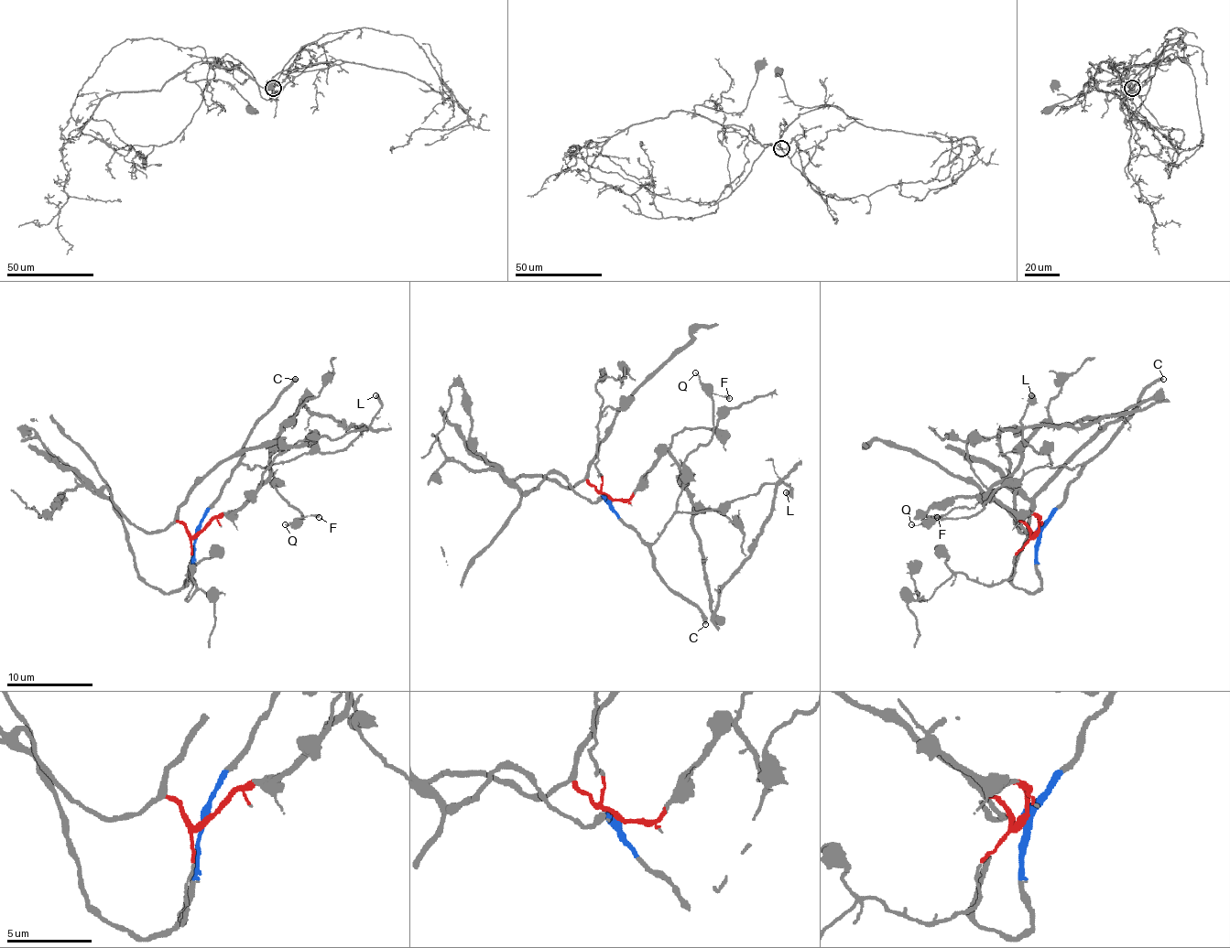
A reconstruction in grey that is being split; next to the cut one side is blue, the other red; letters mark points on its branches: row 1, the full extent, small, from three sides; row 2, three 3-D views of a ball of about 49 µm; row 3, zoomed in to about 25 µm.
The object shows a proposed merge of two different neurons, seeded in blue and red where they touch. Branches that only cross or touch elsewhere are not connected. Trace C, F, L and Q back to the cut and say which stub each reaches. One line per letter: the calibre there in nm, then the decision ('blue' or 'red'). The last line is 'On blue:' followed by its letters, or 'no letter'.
C: 320 nm | blue
F: 200 nm | blue
L: 300 nm | blue
Q: 110 nm | blue
On blue: C, F, L, Q

